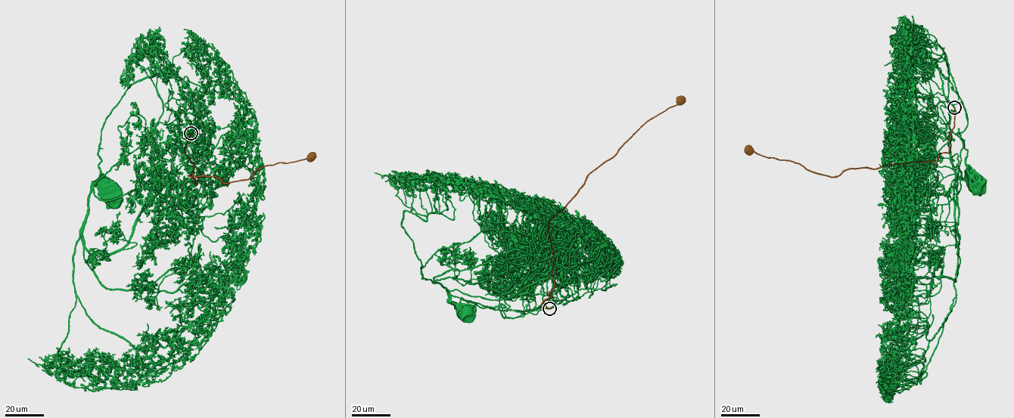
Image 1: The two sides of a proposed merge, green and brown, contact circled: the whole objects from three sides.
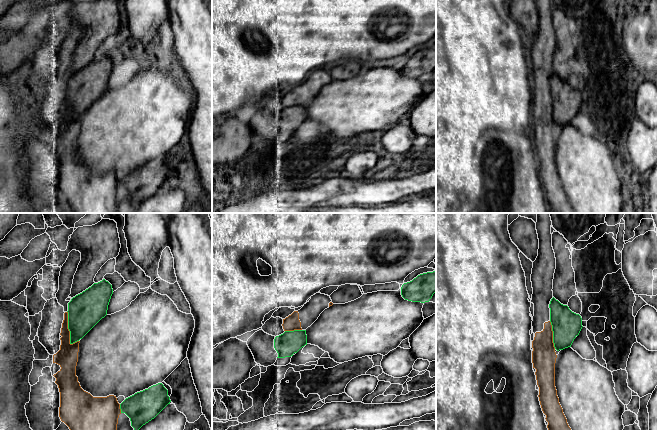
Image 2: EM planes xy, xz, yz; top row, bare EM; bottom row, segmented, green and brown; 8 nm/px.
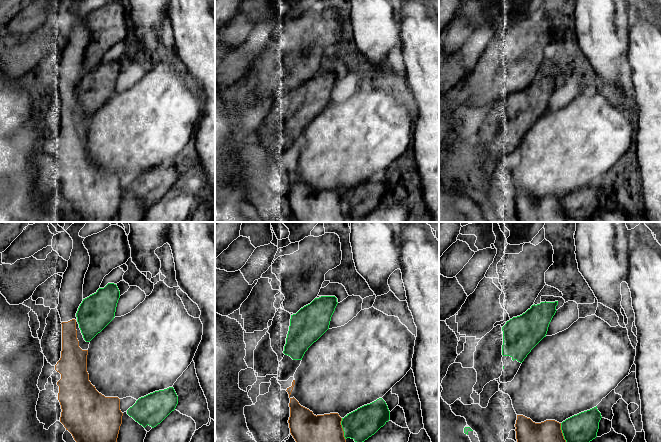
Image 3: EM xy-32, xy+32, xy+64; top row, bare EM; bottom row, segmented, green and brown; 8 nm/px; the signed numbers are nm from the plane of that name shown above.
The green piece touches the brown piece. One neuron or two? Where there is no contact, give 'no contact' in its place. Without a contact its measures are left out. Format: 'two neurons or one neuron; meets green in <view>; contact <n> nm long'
two neurons; meets green in xy; contact 280 nm long

